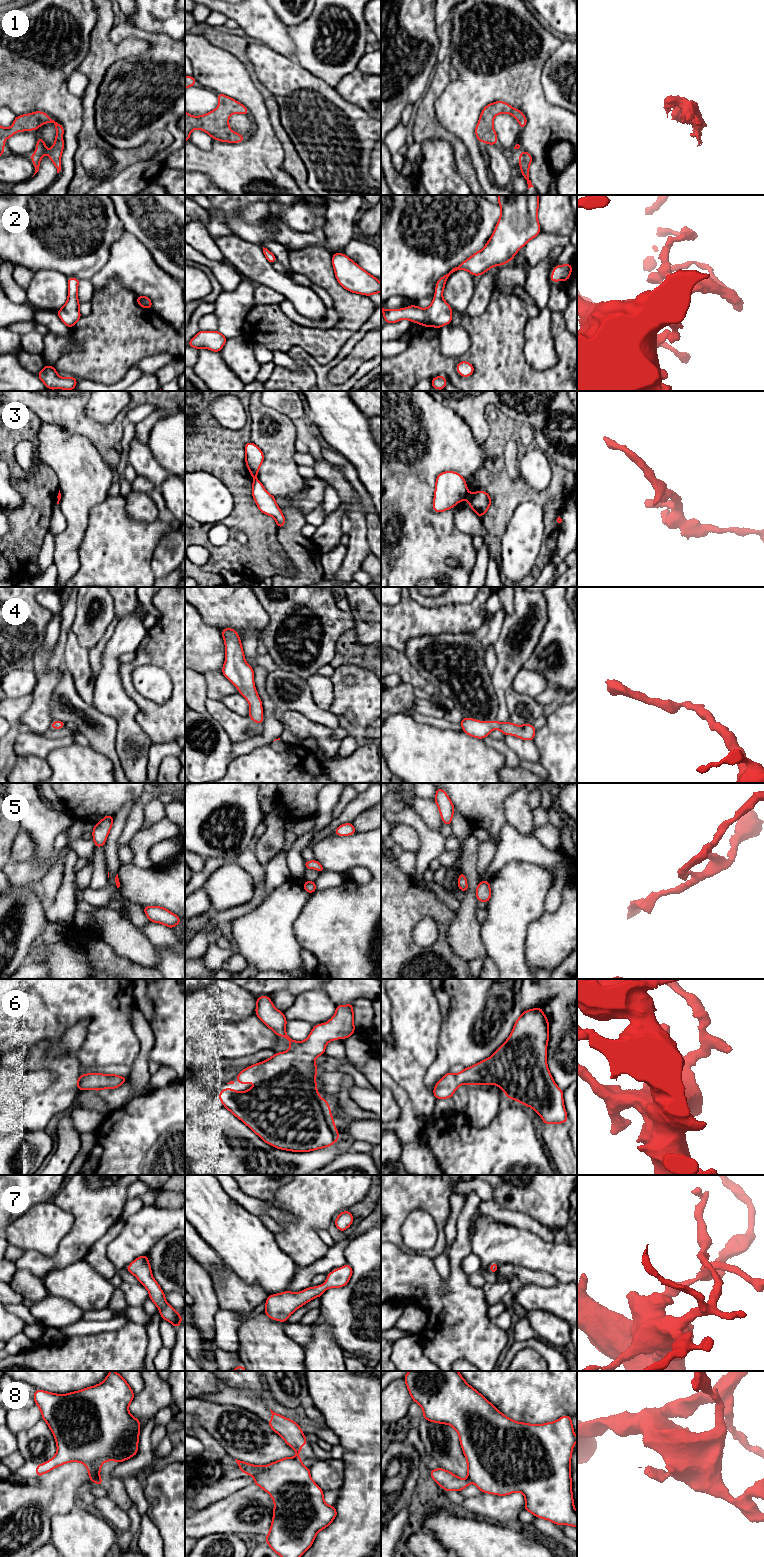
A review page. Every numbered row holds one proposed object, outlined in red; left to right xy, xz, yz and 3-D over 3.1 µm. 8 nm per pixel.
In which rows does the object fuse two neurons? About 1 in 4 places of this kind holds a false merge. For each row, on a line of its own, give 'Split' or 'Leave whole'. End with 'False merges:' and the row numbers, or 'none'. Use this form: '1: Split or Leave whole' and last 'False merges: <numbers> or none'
1: Leave whole
2: Leave whole
3: Split
4: Leave whole
5: Leave whole
6: Leave whole
7: Leave whole
8: Split
False merges: 3, 8

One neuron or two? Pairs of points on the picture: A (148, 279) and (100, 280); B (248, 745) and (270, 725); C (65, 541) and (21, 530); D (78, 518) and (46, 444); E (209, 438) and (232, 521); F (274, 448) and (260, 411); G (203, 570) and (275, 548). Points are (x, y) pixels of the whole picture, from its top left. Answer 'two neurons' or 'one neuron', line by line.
A: one neuron
B: one neuron
C: two neurons
D: one neuron
E: one neuron
F: one neuron
G: one neuron

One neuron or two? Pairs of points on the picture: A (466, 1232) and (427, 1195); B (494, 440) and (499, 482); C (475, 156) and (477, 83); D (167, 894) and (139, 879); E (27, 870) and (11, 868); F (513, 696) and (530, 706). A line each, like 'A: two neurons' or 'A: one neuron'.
A: two neurons
B: one neuron
C: one neuron
D: one neuron
E: one neuron
F: one neuron

